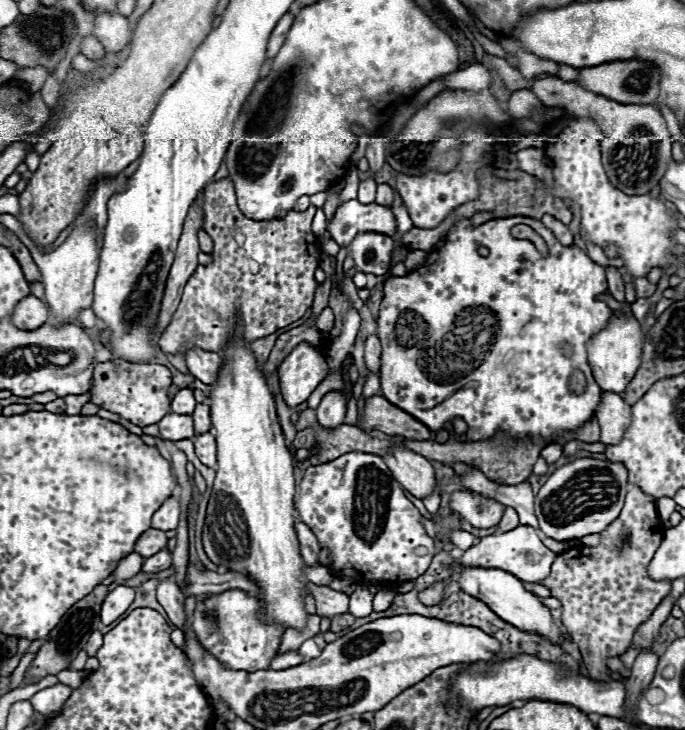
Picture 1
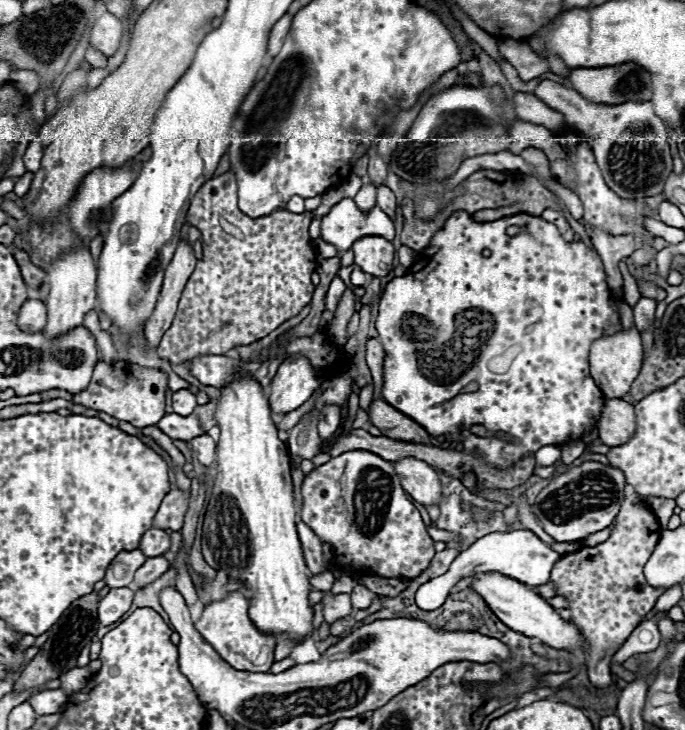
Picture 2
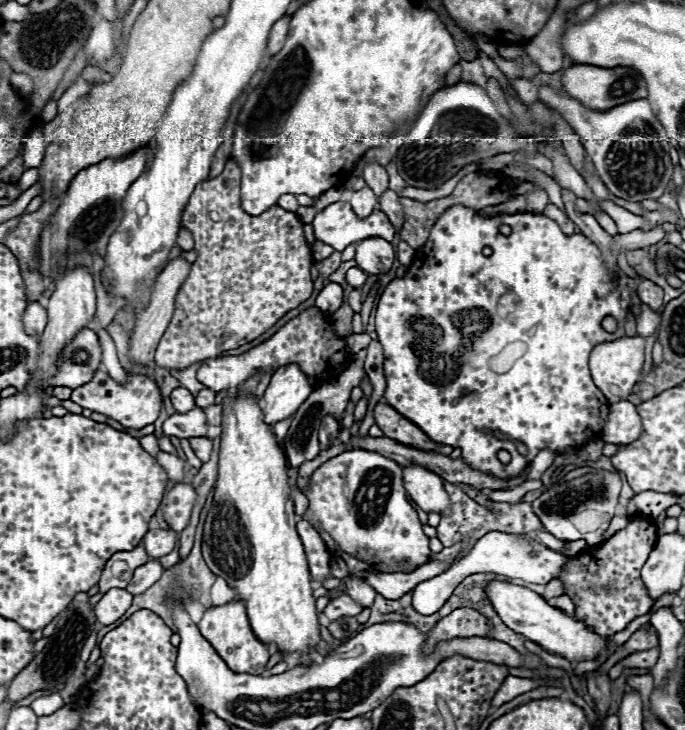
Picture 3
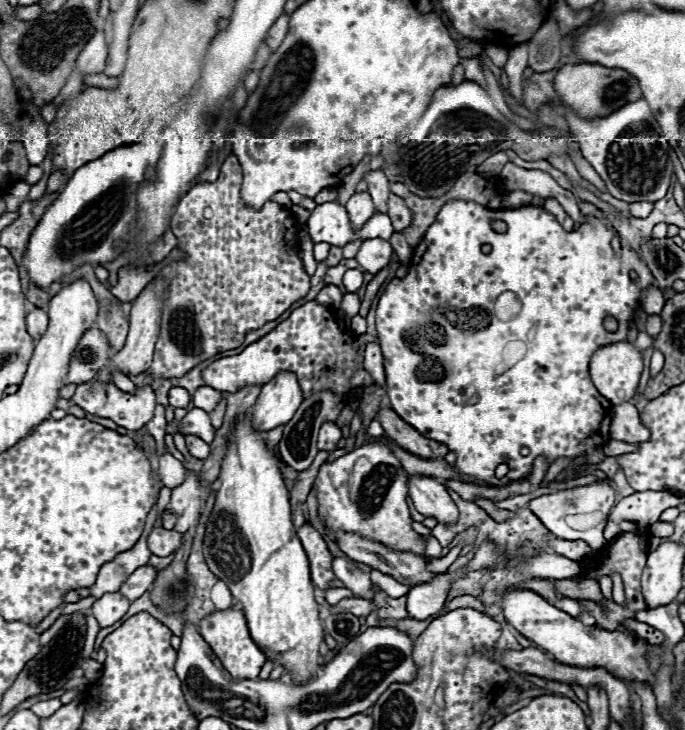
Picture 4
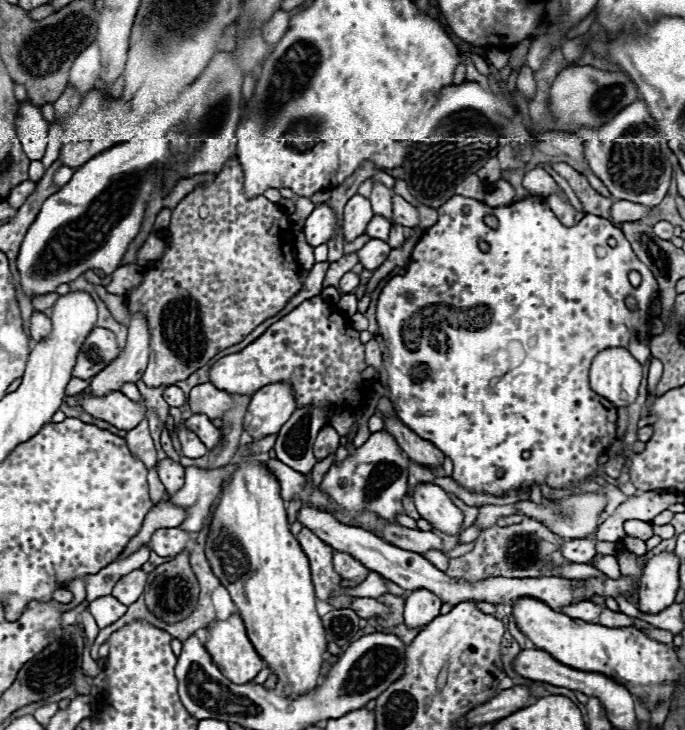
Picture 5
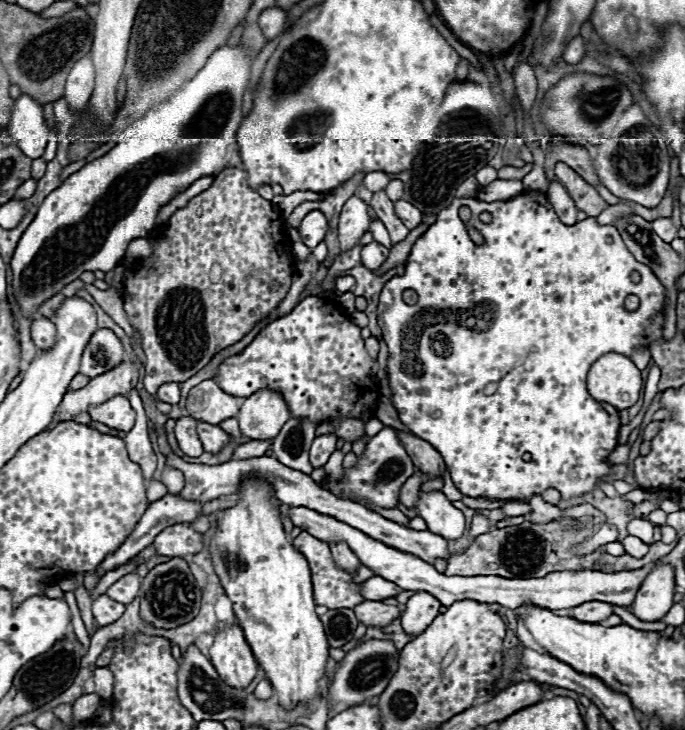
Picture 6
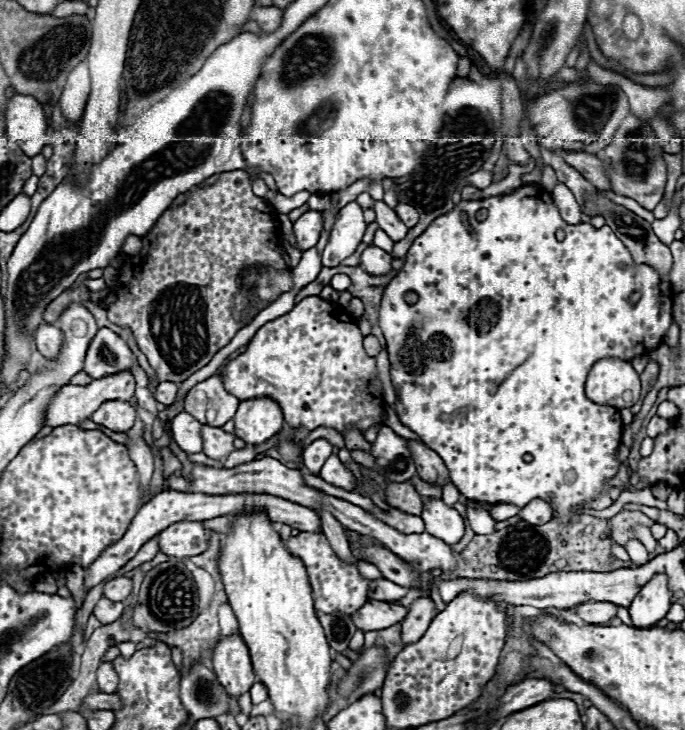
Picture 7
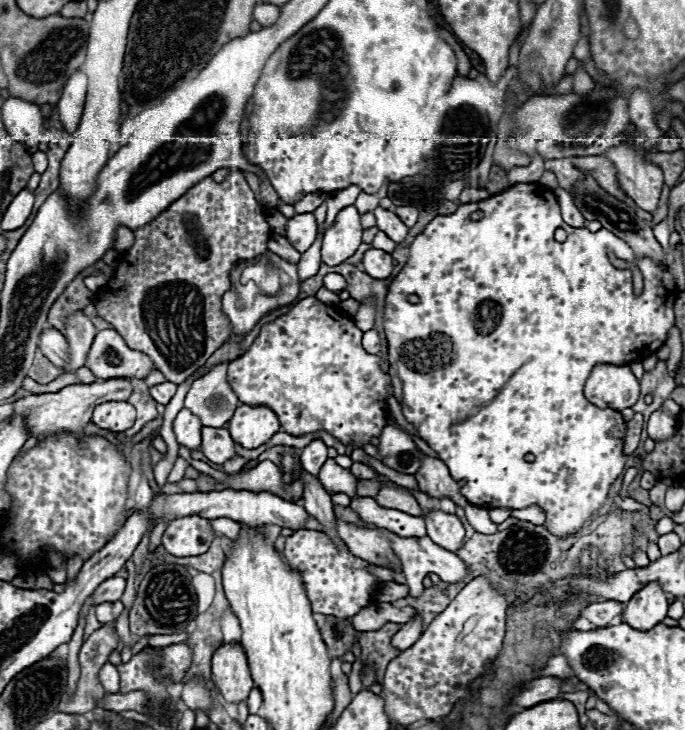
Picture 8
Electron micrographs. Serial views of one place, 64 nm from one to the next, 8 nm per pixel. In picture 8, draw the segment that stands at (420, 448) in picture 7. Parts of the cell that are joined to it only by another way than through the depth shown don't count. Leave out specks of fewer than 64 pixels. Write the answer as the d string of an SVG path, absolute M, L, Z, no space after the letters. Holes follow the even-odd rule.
M424 456L422 466L418 468L418 472L414 476L420 484L420 490L424 490L428 496L432 496L432 498L450 496L462 508L468 504L468 500L464 500L464 496L458 492L460 486L452 480L446 464L440 458Z

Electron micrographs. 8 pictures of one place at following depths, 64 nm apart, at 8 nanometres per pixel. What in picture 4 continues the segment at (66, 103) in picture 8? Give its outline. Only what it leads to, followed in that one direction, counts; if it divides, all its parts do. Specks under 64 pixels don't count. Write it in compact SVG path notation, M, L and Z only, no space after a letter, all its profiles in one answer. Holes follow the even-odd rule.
M98 28L92 36L92 40L88 40L88 44L84 46L84 50L80 52L78 60L76 60L76 66L82 74L88 74L88 72L102 72L104 70L104 64L106 64L106 58L108 58L108 44L106 44L106 36L104 36L104 30Z

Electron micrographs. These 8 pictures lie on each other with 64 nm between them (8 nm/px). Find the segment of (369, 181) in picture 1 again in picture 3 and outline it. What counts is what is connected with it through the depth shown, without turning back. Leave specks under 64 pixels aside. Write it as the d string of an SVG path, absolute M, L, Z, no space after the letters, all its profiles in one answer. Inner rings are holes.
M364 186L362 190L358 190L358 192L352 194L350 204L352 204L352 210L354 210L360 218L366 218L366 216L372 214L372 210L378 206L378 198L374 196L372 188Z

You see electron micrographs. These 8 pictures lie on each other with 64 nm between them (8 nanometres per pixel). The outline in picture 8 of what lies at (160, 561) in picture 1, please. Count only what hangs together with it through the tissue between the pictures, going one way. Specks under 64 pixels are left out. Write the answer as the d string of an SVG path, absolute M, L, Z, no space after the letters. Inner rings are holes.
M108 578L106 582L102 582L96 592L94 592L94 598L96 598L96 604L102 604L102 602L116 602L122 598L126 590L126 580L124 578Z

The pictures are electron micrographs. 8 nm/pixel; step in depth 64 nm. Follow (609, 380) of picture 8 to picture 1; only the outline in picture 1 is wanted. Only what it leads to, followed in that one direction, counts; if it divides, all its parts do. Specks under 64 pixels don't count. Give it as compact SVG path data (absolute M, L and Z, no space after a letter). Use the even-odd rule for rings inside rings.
M614 312L612 320L608 322L608 328L602 328L596 332L596 336L590 336L586 342L586 352L588 352L588 362L592 366L592 374L600 388L604 392L614 392L620 394L636 374L640 366L640 352L642 352L642 330L638 320L632 314L624 312Z

